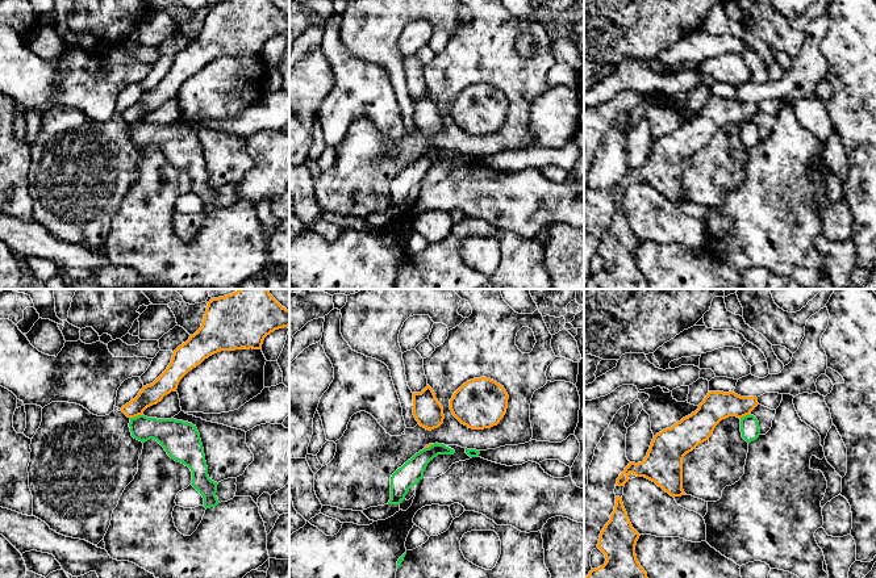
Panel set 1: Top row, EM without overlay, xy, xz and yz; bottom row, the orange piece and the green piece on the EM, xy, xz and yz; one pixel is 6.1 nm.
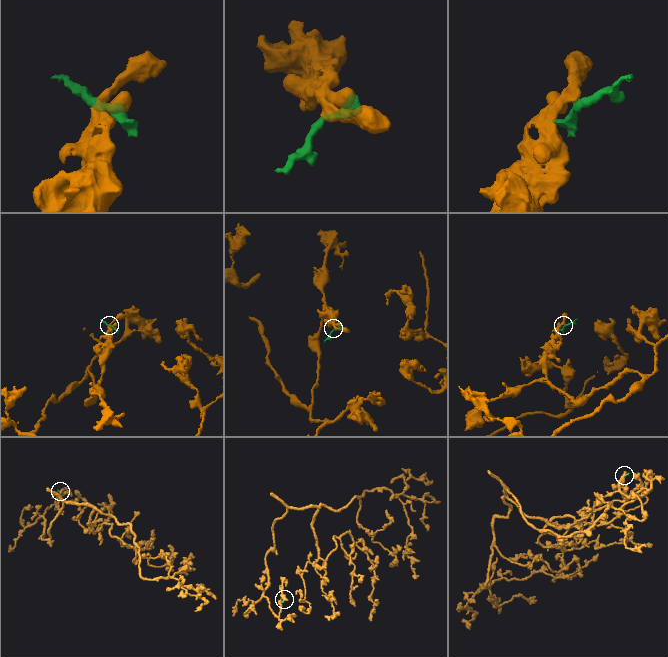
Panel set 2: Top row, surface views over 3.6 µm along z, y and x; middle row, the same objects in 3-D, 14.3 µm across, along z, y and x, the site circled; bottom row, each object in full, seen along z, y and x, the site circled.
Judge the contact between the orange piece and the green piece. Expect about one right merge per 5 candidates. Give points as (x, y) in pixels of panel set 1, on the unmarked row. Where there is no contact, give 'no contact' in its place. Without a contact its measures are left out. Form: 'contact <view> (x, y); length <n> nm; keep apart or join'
contact xy (136, 121); length 80 nm; keep apart

